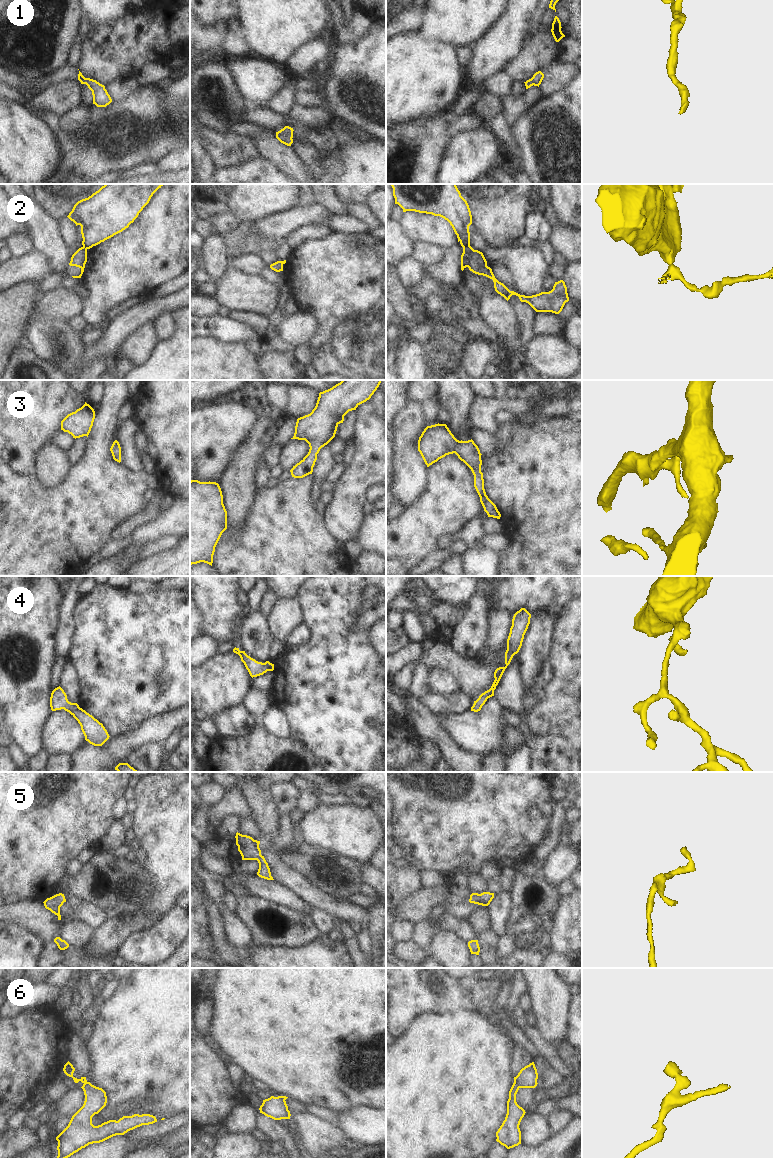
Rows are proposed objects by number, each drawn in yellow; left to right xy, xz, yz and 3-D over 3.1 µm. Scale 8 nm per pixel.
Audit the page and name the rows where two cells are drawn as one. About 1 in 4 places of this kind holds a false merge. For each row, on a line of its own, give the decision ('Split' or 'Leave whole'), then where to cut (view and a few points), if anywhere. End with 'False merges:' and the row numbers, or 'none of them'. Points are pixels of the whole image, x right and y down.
1: Leave whole. No split
2: Split. Split along yz (469, 245), (463, 248)
3: Leave whole. No split
4: Leave whole. No split
5: Leave whole. No split
6: Leave whole. No split
False merges: 2.

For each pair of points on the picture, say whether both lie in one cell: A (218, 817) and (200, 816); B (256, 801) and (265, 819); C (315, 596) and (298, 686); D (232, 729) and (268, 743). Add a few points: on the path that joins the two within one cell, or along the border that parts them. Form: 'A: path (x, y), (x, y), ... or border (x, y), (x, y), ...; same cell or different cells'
A: border (211, 807), (210, 830), (213, 833); different cells
B: path (260, 805), (265, 815); same cell
C: path (317, 618), (317, 664); same cell
D: border (258, 720), (247, 734), (223, 738); different cells

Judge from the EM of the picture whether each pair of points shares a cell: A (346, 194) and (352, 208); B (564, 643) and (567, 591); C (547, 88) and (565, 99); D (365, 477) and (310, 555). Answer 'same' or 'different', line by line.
A: different
B: different
C: different
D: different

